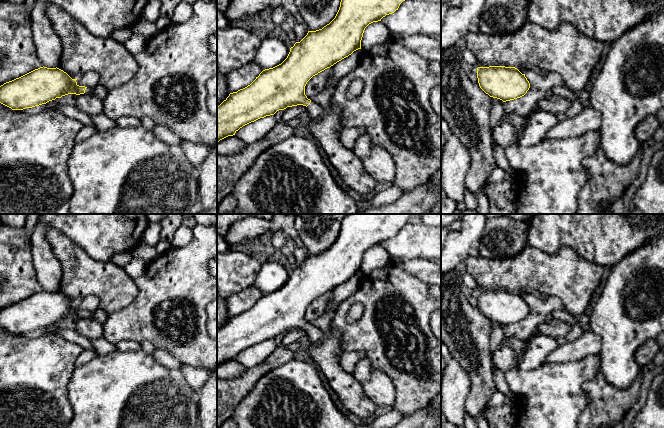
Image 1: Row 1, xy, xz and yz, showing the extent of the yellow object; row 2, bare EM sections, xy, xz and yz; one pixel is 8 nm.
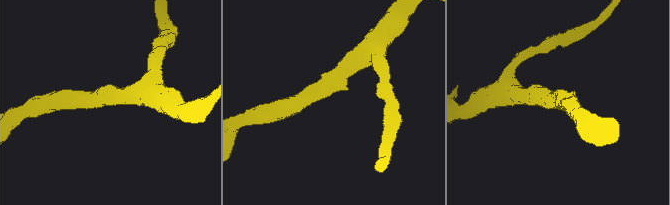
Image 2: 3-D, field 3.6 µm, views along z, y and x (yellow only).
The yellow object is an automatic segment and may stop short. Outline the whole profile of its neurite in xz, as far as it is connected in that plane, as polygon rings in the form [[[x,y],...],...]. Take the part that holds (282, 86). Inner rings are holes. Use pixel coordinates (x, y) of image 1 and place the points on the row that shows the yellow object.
[[[341,0],[339,10],[335,18],[322,29],[308,31],[307,35],[296,42],[290,48],[287,58],[279,65],[263,70],[258,77],[247,87],[230,93],[229,96],[217,107],[217,142],[233,136],[243,126],[260,118],[274,115],[279,110],[287,107],[303,105],[308,108],[308,115],[311,119],[319,119],[323,108],[311,101],[305,95],[307,82],[318,73],[330,68],[337,62],[351,55],[354,51],[361,49],[361,40],[365,28],[373,23],[381,21],[386,15],[398,10],[400,4],[405,0]]]

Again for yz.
[[[478,67],[477,78],[486,94],[503,102],[524,96],[530,88],[525,74],[515,67]]]

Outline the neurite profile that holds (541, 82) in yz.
[[[538,68],[527,69],[525,73],[525,77],[530,83],[530,88],[527,93],[517,99],[503,102],[504,112],[505,114],[510,115],[521,115],[526,117],[533,110],[538,102],[548,96],[548,92],[555,87],[564,86],[564,82],[562,77],[555,72],[545,72]]]

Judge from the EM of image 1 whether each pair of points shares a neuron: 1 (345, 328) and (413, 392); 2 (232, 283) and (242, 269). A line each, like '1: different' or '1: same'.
1: same
2: same

